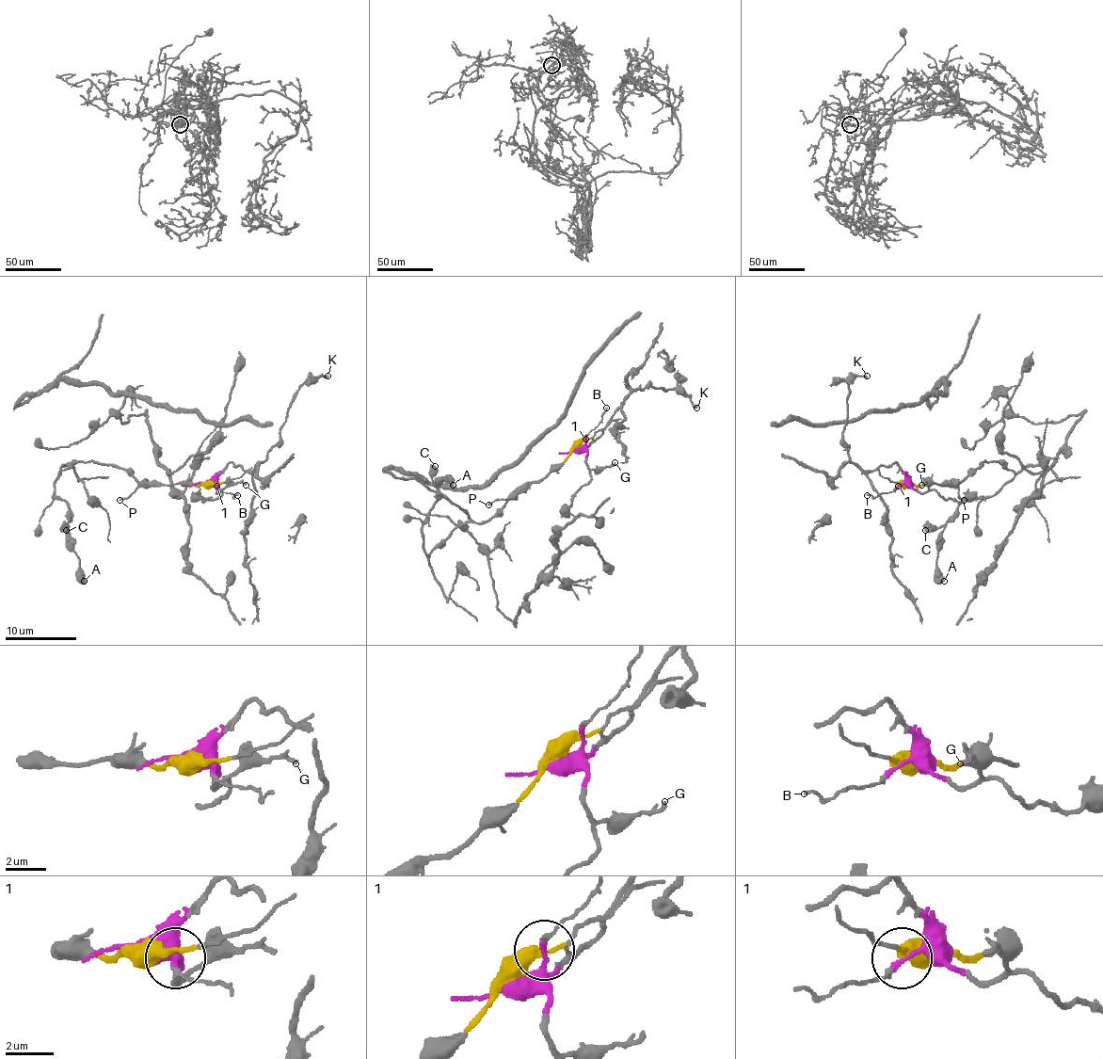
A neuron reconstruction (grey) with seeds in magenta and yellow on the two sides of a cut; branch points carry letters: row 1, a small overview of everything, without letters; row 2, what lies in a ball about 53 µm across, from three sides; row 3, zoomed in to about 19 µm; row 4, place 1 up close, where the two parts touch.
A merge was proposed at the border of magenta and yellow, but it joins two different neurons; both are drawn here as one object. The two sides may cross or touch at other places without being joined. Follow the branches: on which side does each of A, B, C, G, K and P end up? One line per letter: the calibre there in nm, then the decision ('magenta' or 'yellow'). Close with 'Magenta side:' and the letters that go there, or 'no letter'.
A: 600 nm | yellow
B: 130 nm | magenta
C: 500 nm | yellow
G: 200 nm | magenta
K: 260 nm | magenta
P: 150 nm | yellow
Magenta side: B, G, K

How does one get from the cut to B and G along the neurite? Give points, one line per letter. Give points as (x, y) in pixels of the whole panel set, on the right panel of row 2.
B: (906, 484), (878, 496), (866, 494)
G: (906, 484), (922, 492), (928, 489), (924, 482), (921, 484)

